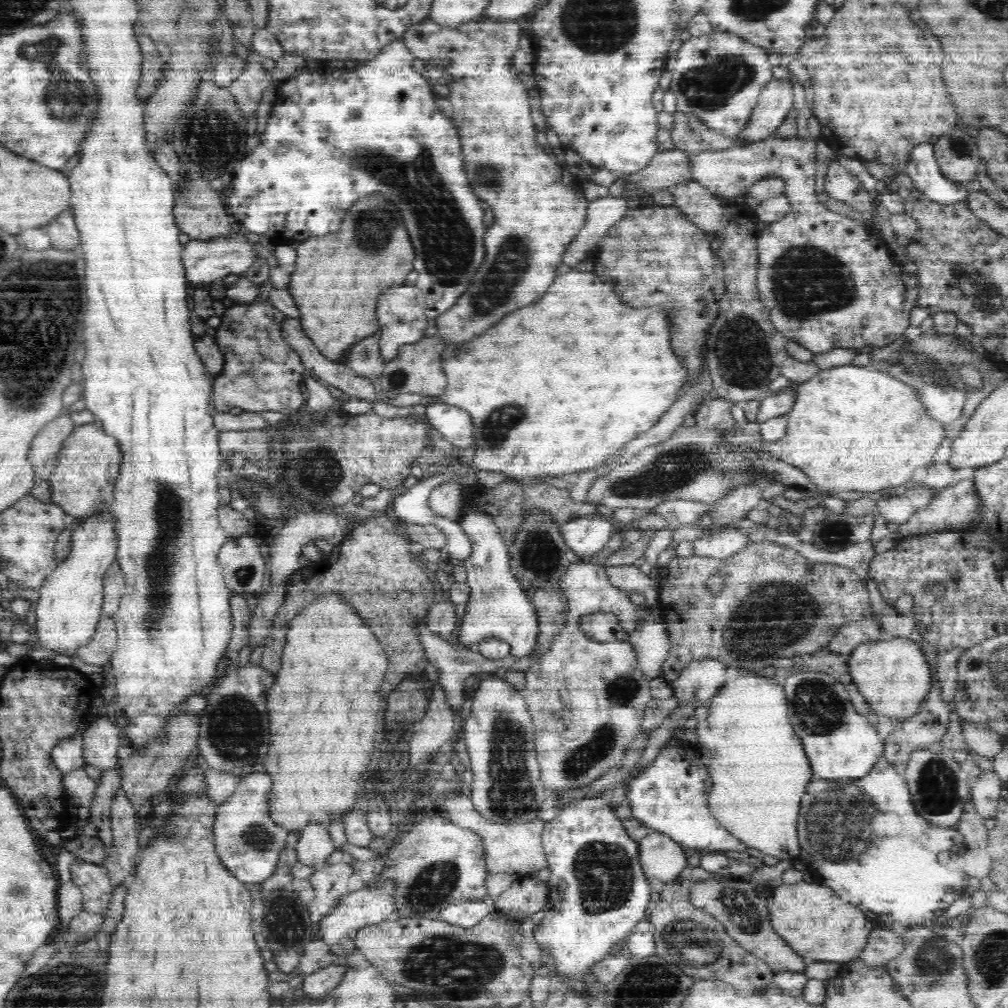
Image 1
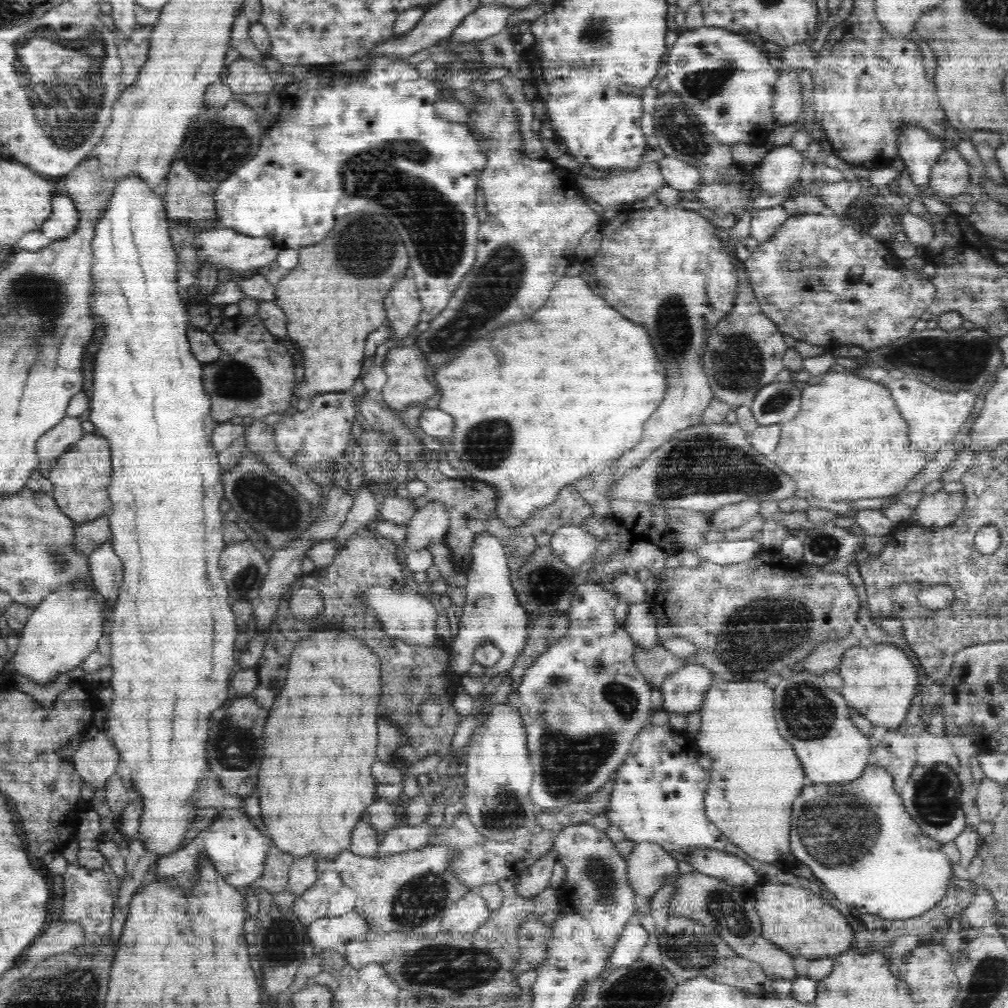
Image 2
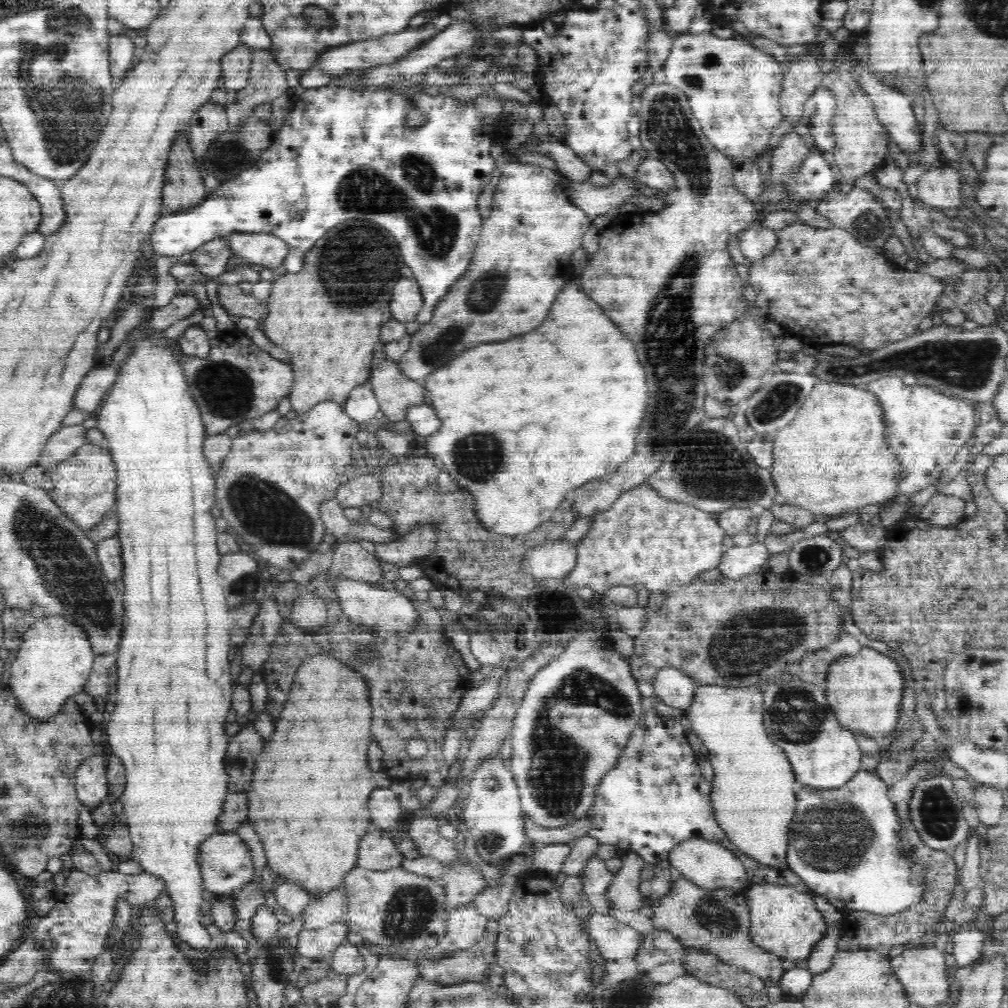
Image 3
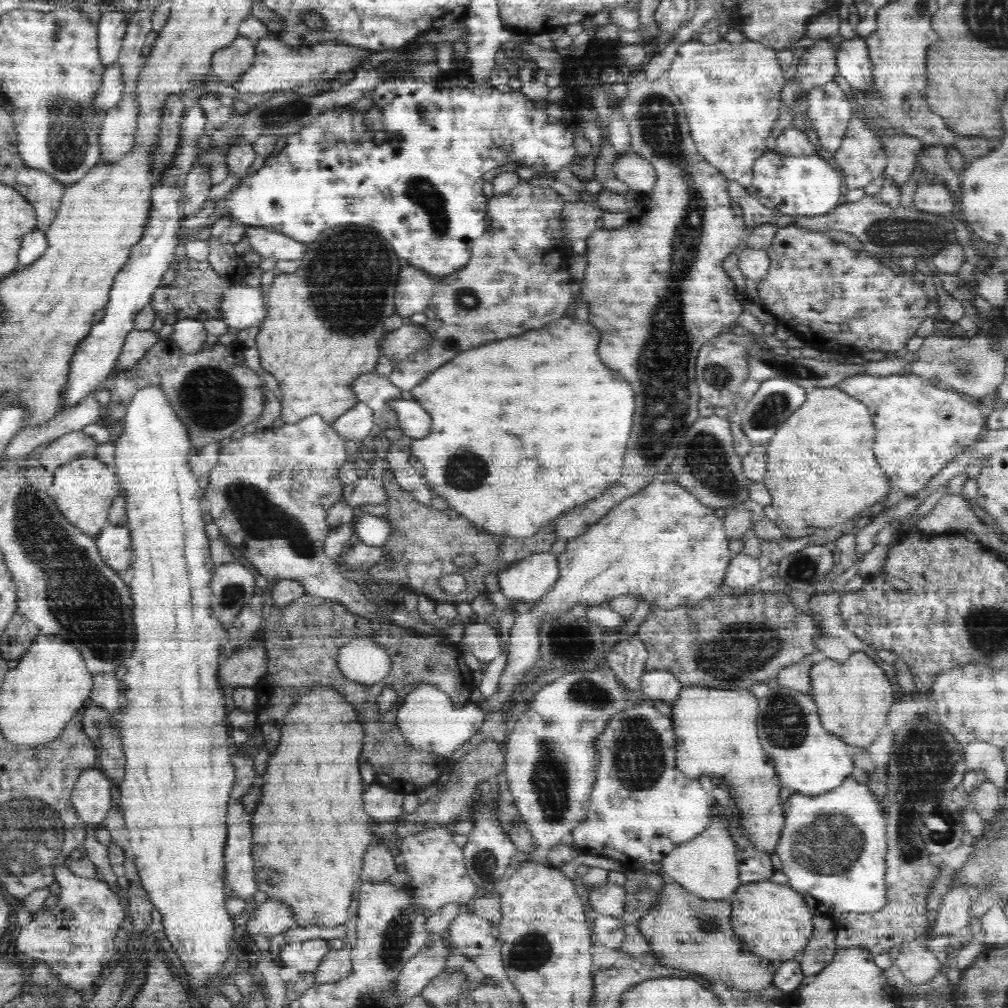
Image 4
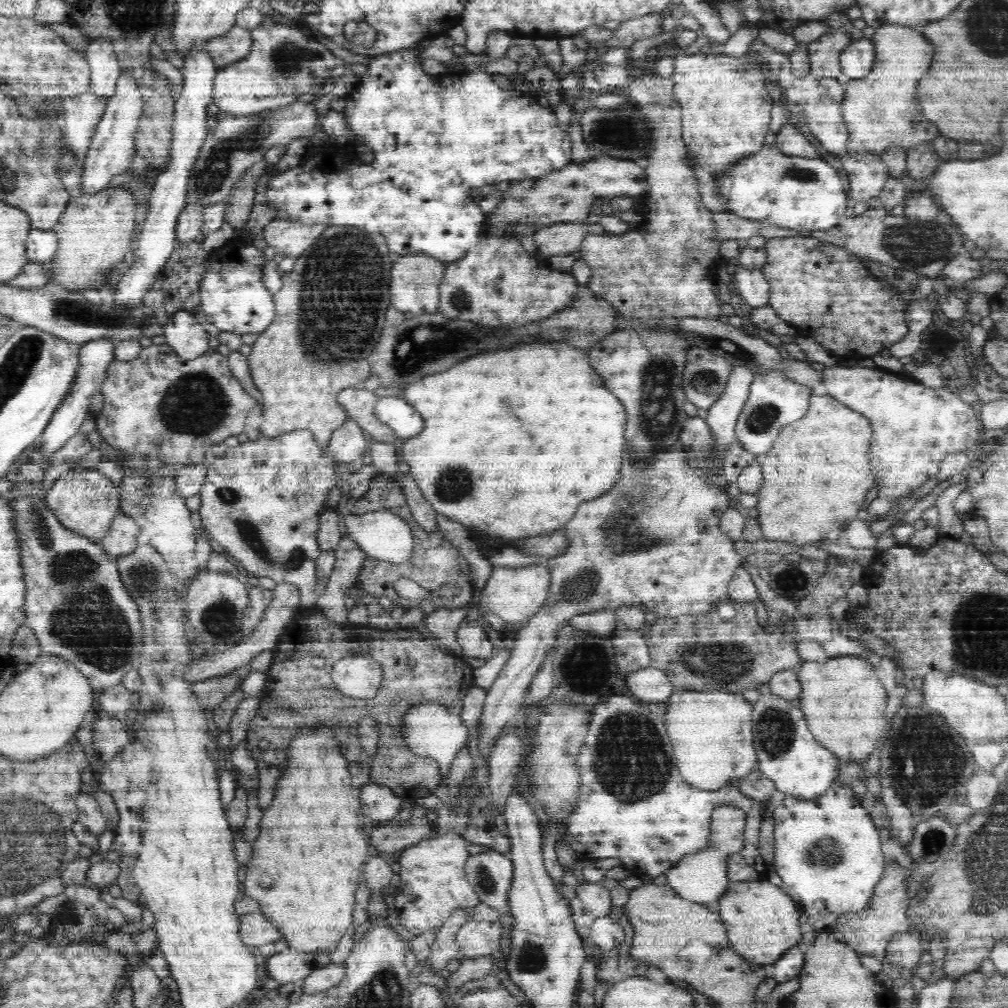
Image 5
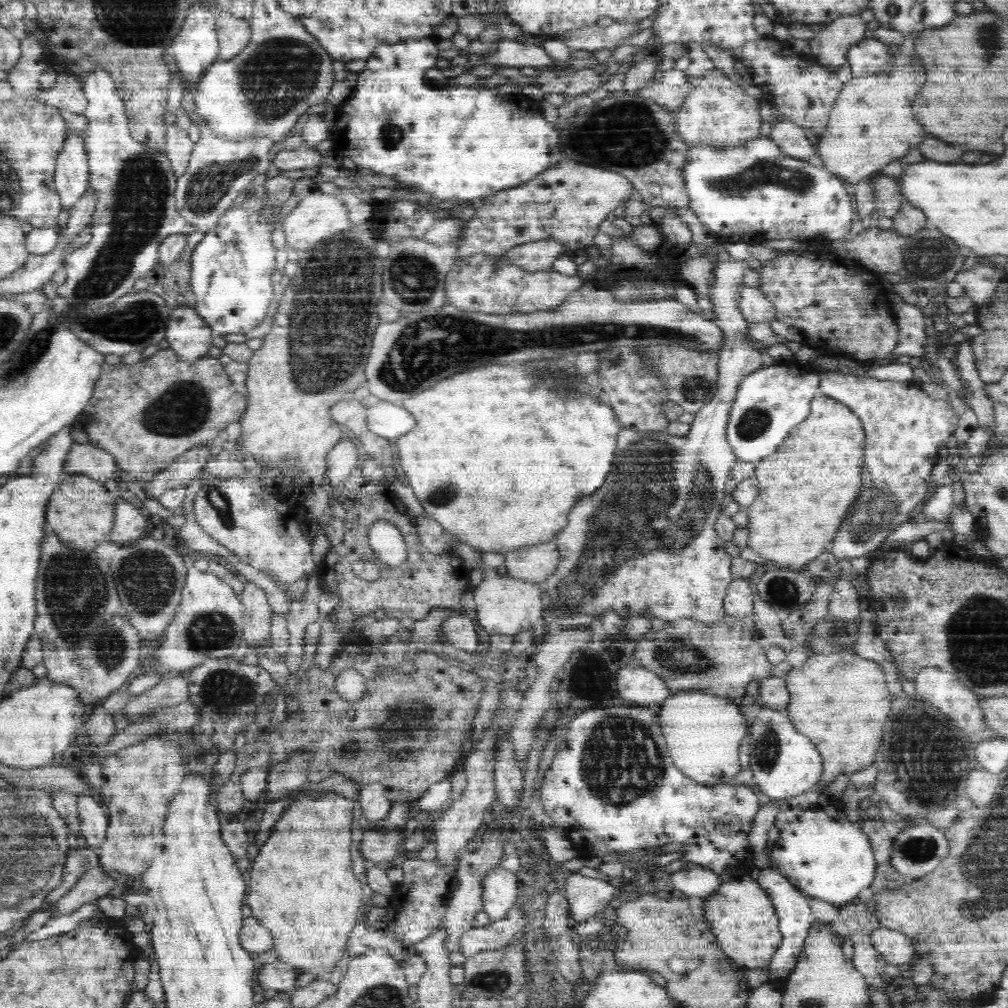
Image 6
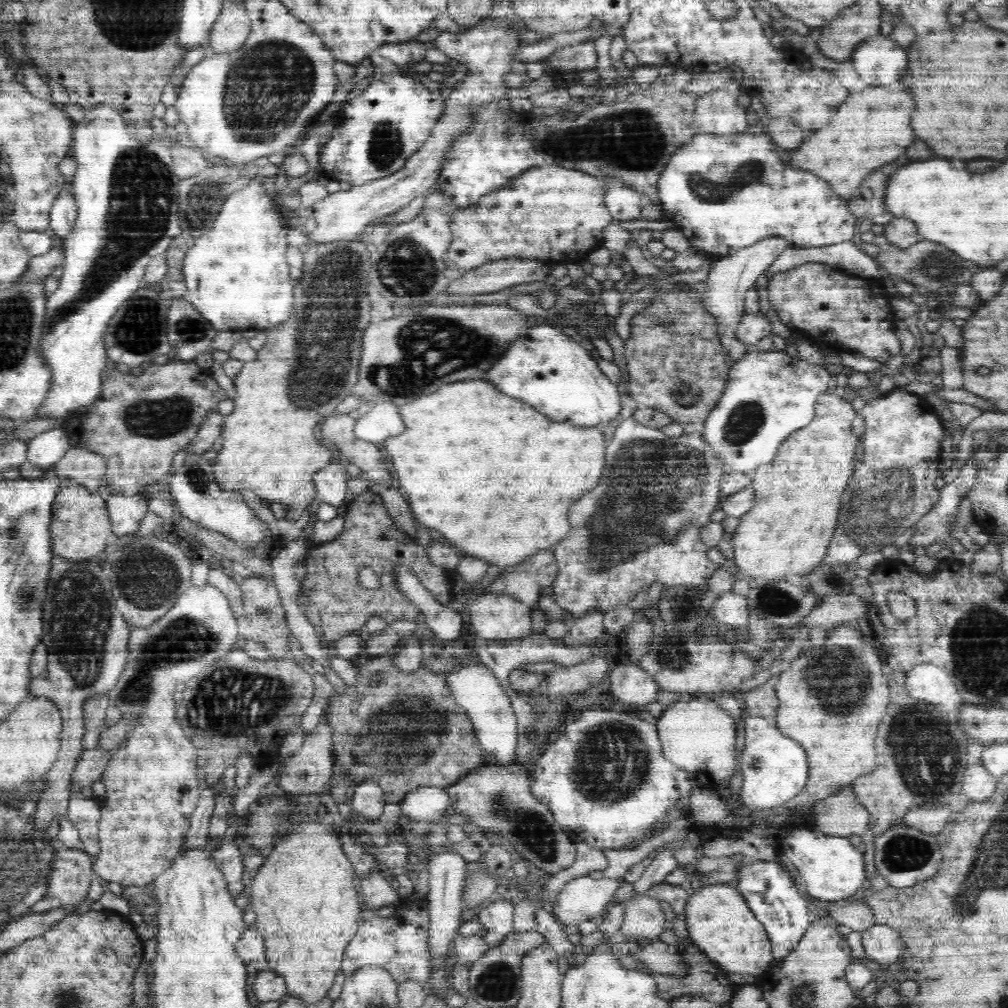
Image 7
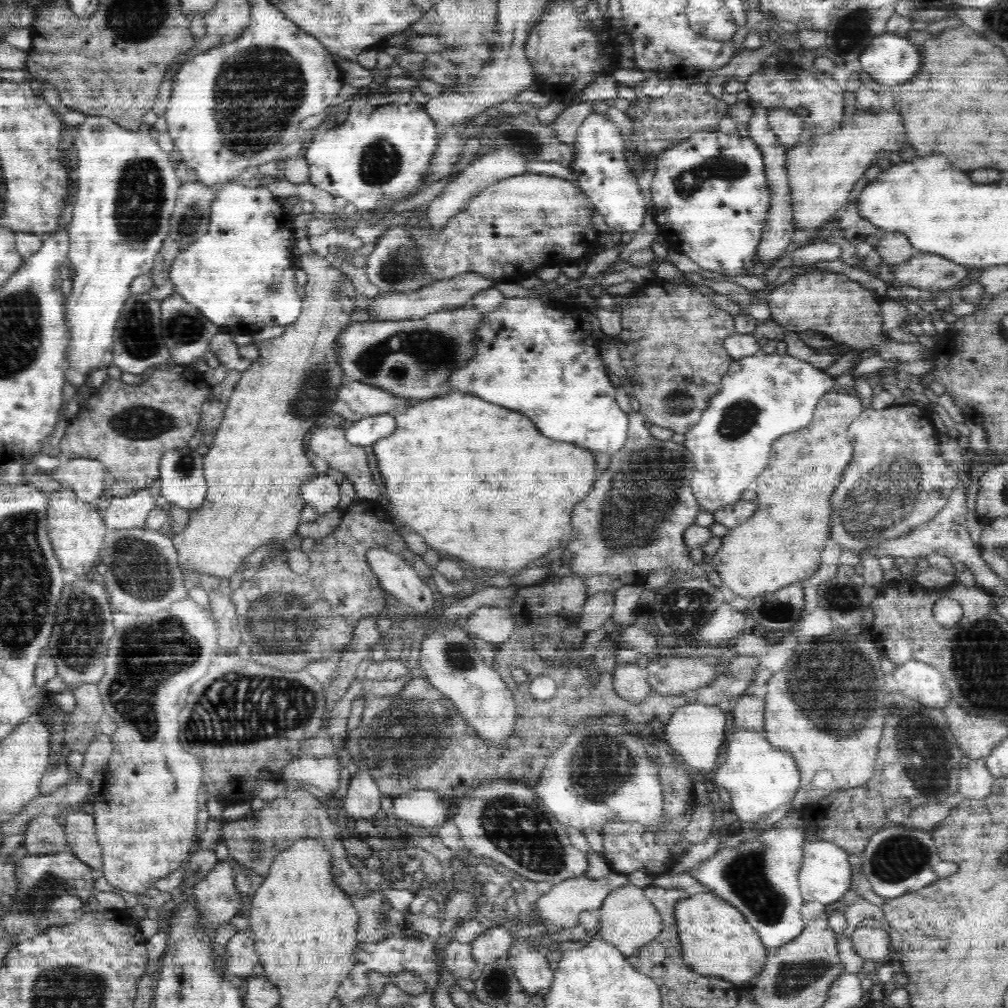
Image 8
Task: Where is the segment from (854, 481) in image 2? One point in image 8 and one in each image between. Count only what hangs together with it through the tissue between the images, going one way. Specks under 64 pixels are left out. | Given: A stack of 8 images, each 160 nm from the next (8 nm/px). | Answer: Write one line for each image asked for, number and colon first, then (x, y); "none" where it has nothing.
3: (832, 459)
4: (821, 471)
5: (816, 477)
6: (806, 489)
7: (788, 531)
8: (780, 544)

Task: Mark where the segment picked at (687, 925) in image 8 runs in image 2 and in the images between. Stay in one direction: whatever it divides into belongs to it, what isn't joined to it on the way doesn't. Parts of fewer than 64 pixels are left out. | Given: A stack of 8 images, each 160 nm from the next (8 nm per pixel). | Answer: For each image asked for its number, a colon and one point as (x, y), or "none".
2: (796, 920)
3: (784, 921)
4: (774, 921)
5: (762, 921)
6: (743, 916)
7: (720, 923)

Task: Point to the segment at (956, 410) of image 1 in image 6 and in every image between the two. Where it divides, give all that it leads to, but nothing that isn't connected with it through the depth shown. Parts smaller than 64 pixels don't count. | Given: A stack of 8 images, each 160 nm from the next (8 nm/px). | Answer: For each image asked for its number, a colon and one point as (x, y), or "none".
2: (935, 417)
3: (927, 428)
4: (920, 427)
5: (914, 427)
6: (904, 427)

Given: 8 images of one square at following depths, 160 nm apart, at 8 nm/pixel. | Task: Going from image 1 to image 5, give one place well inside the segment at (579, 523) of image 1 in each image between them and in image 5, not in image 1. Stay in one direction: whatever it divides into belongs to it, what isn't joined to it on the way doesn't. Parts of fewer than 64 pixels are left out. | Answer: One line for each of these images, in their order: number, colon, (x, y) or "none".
2: (573, 545)
3: (556, 559)
4: (528, 580)
5: (514, 594)

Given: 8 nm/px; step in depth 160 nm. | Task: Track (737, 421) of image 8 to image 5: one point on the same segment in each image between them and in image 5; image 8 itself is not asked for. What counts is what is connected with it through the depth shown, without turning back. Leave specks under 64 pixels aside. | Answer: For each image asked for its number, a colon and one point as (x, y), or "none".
5: (774, 401)
6: (770, 402)
7: (769, 394)

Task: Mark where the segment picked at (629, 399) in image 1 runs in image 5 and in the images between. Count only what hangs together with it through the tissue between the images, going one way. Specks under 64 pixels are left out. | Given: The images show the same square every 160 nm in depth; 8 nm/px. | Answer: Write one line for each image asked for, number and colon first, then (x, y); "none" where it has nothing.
2: (587, 406)
3: (577, 374)
4: (514, 423)
5: (534, 428)

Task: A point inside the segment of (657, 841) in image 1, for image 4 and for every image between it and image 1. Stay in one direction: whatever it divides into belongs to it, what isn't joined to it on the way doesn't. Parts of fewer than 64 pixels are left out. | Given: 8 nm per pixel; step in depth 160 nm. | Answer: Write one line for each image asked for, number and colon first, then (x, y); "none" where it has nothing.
2: (648, 863)
3: (624, 893)
4: (608, 899)

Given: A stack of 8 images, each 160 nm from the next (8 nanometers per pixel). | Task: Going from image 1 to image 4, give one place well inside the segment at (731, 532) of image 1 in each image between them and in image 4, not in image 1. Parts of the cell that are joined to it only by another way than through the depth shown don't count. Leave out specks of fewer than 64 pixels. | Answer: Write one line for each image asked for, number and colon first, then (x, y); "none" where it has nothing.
2: (725, 552)
3: (737, 562)
4: (743, 572)

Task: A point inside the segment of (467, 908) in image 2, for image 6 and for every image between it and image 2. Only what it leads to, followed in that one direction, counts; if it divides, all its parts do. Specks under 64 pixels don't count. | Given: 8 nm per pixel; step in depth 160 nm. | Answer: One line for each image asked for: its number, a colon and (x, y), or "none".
3: (465, 925)
4: (471, 937)
5: (476, 938)
6: (498, 934)

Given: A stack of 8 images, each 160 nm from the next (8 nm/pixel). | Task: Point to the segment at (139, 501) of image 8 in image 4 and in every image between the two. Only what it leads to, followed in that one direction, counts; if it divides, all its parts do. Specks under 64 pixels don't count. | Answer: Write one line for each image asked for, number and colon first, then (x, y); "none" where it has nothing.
4: (114, 542)
5: (122, 537)
6: (129, 525)
7: (126, 511)

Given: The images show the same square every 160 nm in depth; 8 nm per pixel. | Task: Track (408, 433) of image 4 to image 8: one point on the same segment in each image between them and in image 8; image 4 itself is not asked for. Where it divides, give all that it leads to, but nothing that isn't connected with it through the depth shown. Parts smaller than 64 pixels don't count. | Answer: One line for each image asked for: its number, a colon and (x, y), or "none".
5: (393, 411)
6: (390, 420)
7: (383, 421)
8: (367, 431)

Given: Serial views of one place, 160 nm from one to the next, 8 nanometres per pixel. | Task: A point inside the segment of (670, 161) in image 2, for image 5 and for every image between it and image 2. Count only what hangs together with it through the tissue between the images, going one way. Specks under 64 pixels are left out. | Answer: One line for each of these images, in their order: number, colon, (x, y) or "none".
3: (652, 172)
4: (638, 173)
5: (566, 195)

